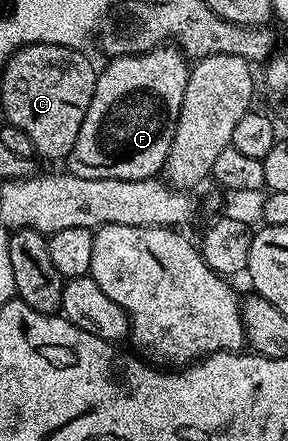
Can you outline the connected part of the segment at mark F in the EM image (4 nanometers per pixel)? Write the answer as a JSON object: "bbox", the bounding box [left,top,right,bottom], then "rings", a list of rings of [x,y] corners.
{"bbox":[67,45,190,181],"rings":[[[173,45],[156,47],[145,55],[119,55],[108,62],[105,68],[100,68],[91,105],[87,105],[87,117],[83,117],[83,125],[79,125],[79,137],[67,160],[68,174],[119,181],[139,181],[160,176],[167,153],[171,153],[171,141],[175,137],[175,125],[183,105],[183,89],[187,89],[190,64]]]}

